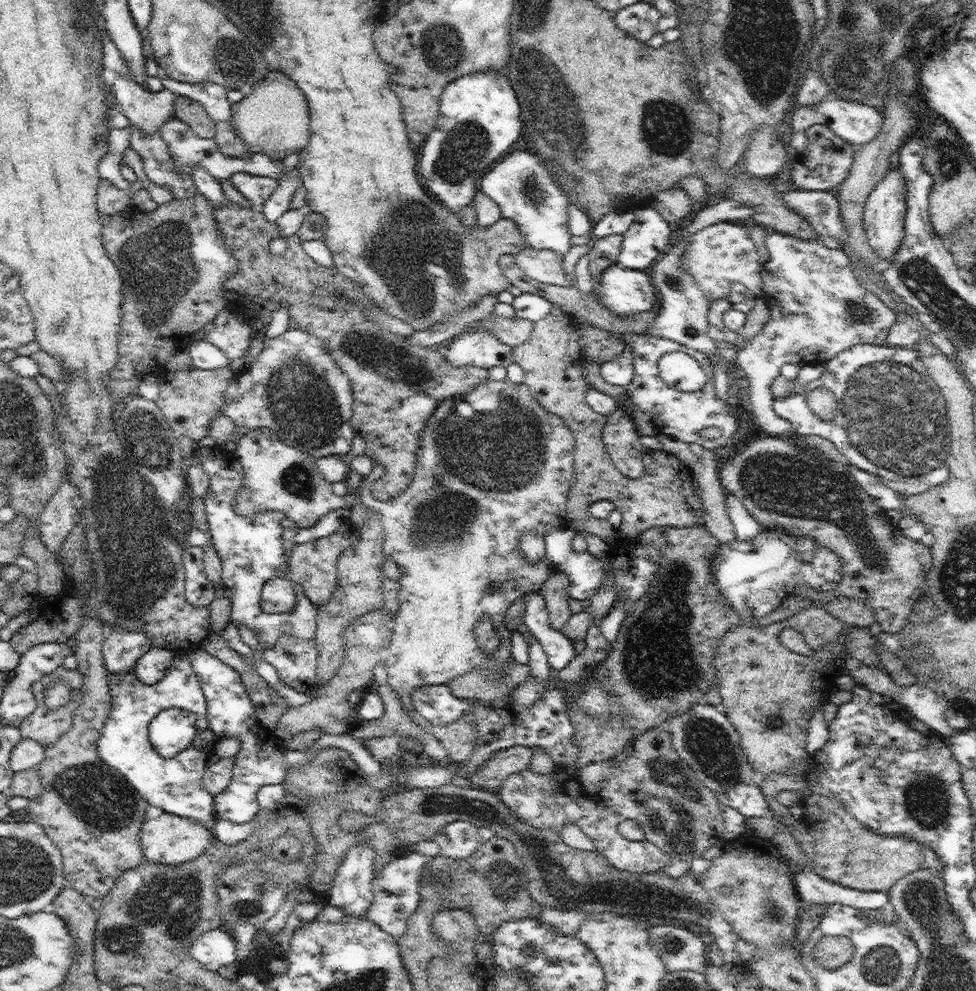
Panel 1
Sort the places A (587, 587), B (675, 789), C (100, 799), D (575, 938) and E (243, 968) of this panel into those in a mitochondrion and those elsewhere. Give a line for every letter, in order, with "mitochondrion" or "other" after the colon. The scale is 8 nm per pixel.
A: other
B: mitochondrion
C: mitochondrion
D: other
E: other

